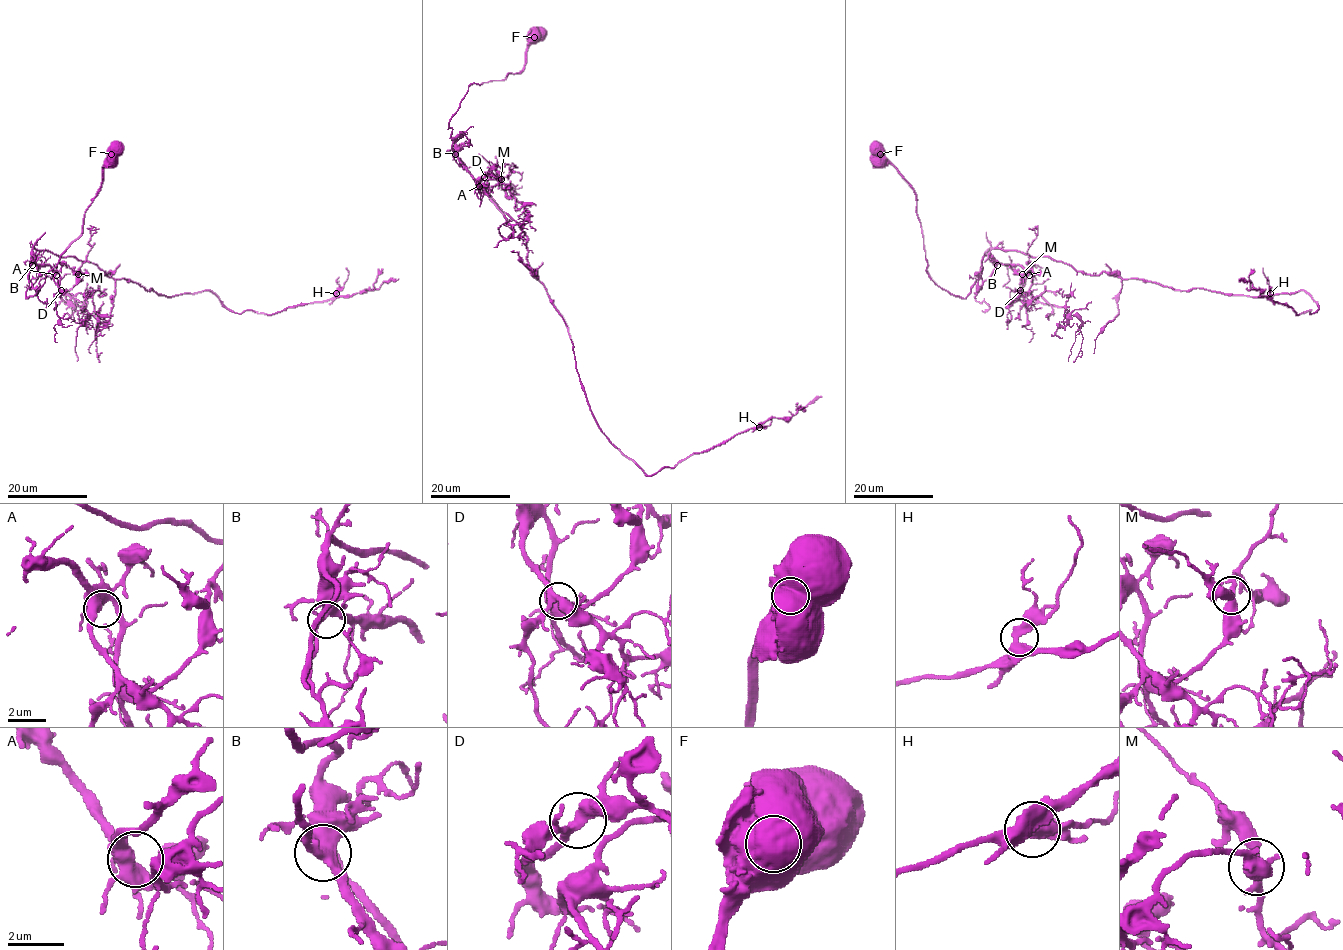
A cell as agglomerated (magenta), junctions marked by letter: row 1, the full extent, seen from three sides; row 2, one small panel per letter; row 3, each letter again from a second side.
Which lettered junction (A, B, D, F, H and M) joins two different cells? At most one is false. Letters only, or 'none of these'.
F

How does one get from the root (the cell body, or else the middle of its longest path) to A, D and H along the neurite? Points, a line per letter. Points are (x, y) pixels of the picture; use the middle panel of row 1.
A: (539, 34), (519, 72), (472, 83), (449, 122), (451, 138), (457, 140), (455, 154), (479, 186)
D: (539, 34), (519, 72), (472, 83), (449, 122), (462, 167), (476, 184), (484, 177)
H: (539, 34), (519, 72), (468, 87), (449, 127), (527, 237), (598, 428), (652, 475), (759, 427)

